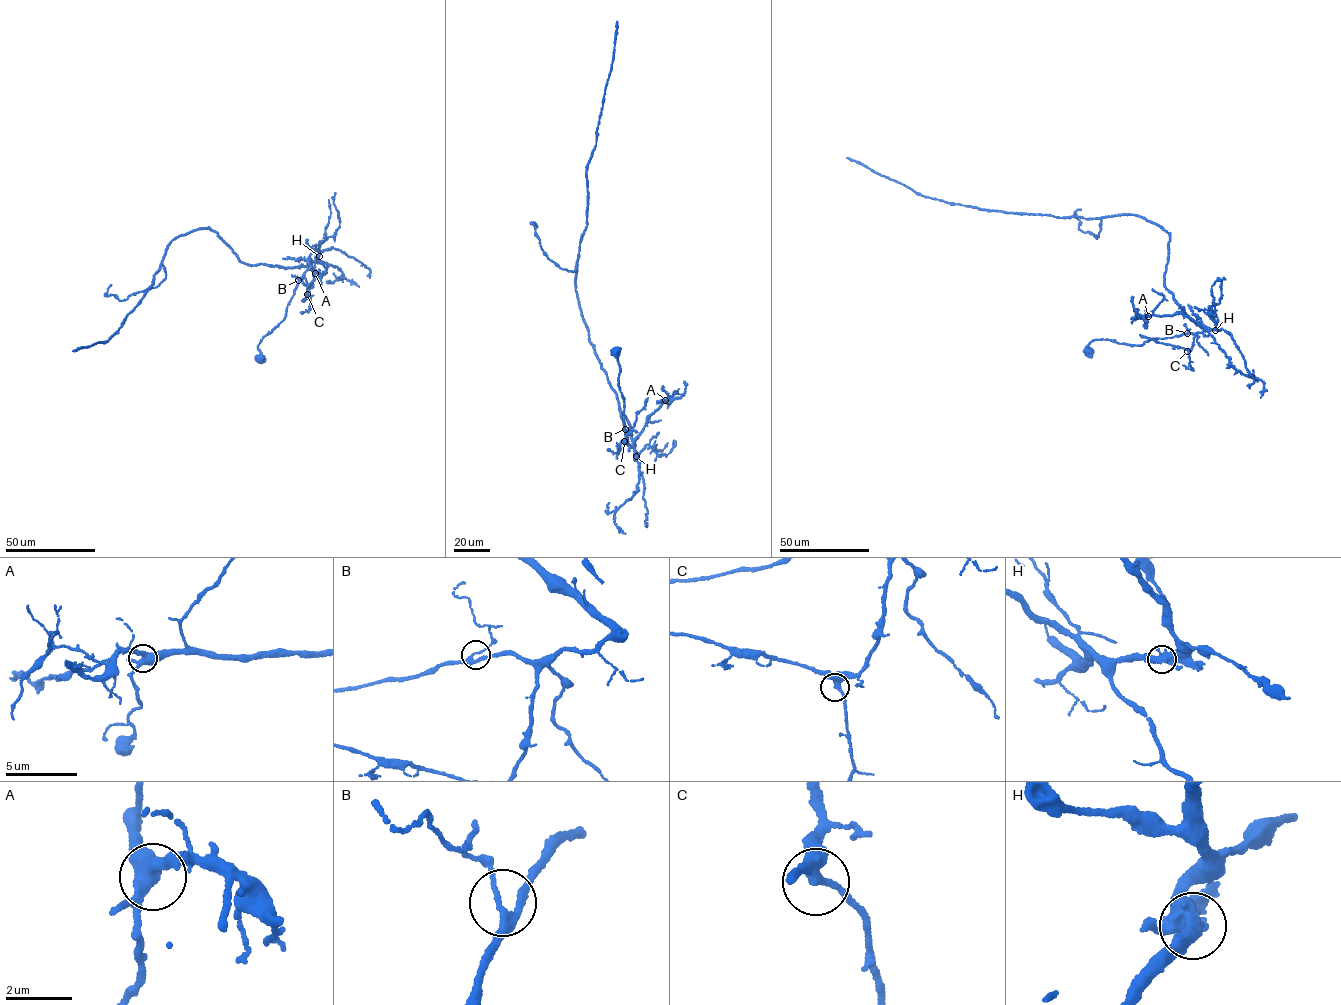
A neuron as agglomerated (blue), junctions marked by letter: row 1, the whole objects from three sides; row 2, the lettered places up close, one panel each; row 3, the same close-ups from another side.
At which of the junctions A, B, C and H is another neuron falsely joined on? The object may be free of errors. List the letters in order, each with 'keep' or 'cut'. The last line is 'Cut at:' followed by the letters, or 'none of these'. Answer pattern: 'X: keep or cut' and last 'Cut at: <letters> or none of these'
A: keep
B: keep
C: keep
H: keep
Cut at: none of these

